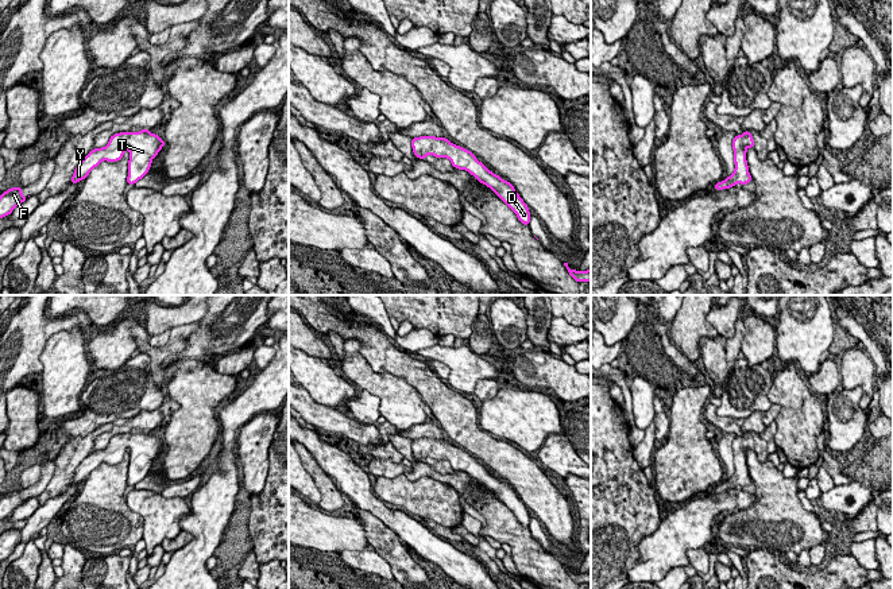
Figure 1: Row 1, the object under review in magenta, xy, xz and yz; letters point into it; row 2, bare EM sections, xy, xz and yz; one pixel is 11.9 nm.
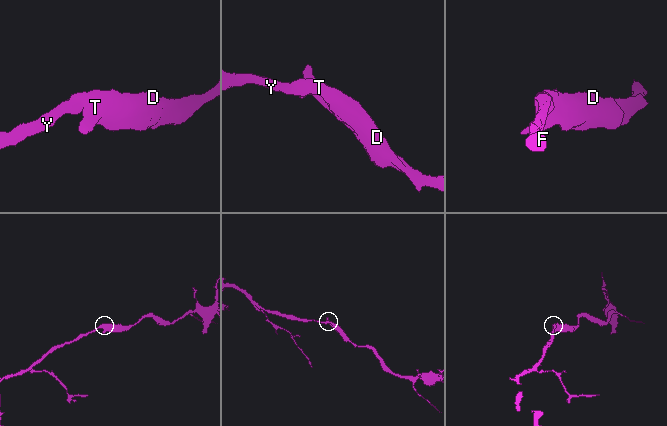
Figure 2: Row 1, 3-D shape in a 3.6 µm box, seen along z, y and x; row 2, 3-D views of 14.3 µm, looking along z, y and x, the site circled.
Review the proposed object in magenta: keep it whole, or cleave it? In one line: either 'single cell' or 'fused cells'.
single cell

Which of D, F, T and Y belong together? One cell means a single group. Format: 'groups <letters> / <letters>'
groups D F T Y

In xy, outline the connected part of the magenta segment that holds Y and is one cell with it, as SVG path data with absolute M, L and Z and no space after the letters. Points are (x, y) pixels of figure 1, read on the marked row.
M147 128L139 132L120 132L111 136L108 144L92 150L76 167L70 183L85 179L103 160L119 162L129 152L127 183L135 185L151 167L152 159L166 143Z

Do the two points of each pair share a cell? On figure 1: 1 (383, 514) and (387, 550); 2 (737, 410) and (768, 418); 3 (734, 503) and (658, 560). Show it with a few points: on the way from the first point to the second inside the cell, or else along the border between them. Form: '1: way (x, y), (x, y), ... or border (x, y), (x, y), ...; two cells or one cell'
1: border (358, 508), (375, 515), (408, 547); two cells
2: border (772, 405), (762, 413); two cells
3: way (715, 503), (677, 541); one cell

